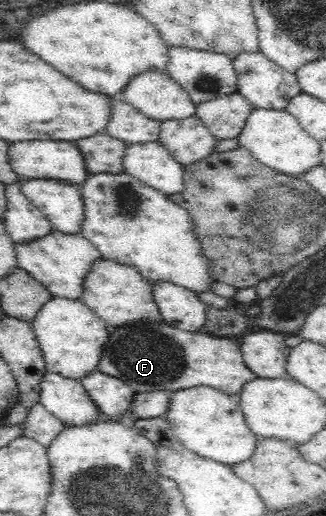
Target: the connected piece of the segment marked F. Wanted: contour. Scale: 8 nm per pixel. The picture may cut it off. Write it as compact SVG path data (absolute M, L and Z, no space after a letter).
M140 318L122 326L105 323L108 336L97 370L130 386L135 393L211 386L226 394L238 395L241 386L257 376L244 364L240 346L205 330L182 330L163 320Z

